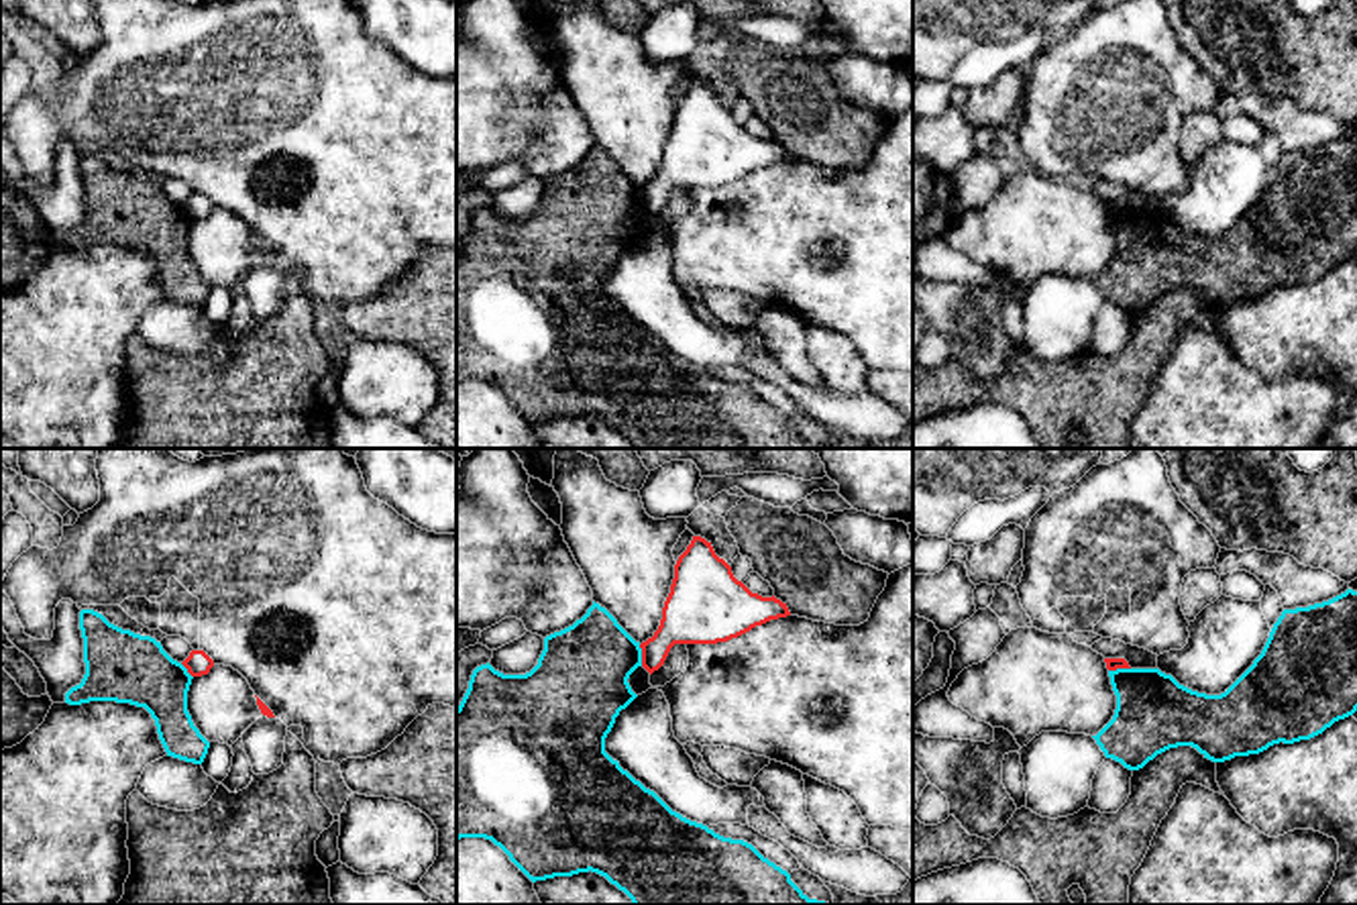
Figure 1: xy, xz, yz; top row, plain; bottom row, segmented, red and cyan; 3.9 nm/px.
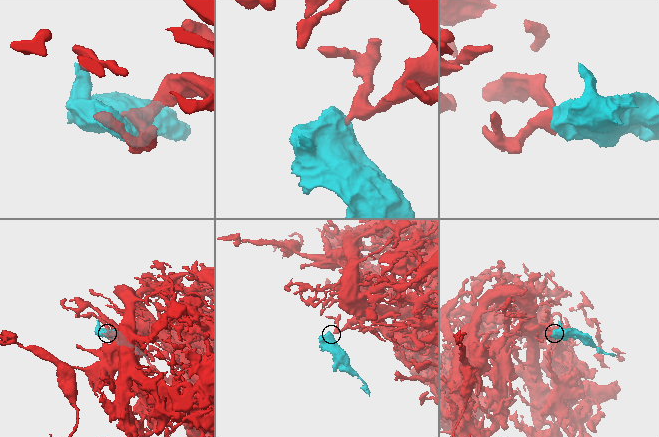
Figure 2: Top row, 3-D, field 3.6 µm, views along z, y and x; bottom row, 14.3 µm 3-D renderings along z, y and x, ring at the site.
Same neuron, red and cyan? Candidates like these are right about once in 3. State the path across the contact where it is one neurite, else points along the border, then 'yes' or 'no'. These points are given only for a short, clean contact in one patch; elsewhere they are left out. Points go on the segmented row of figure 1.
border along xz (638, 645), (642, 665); no

